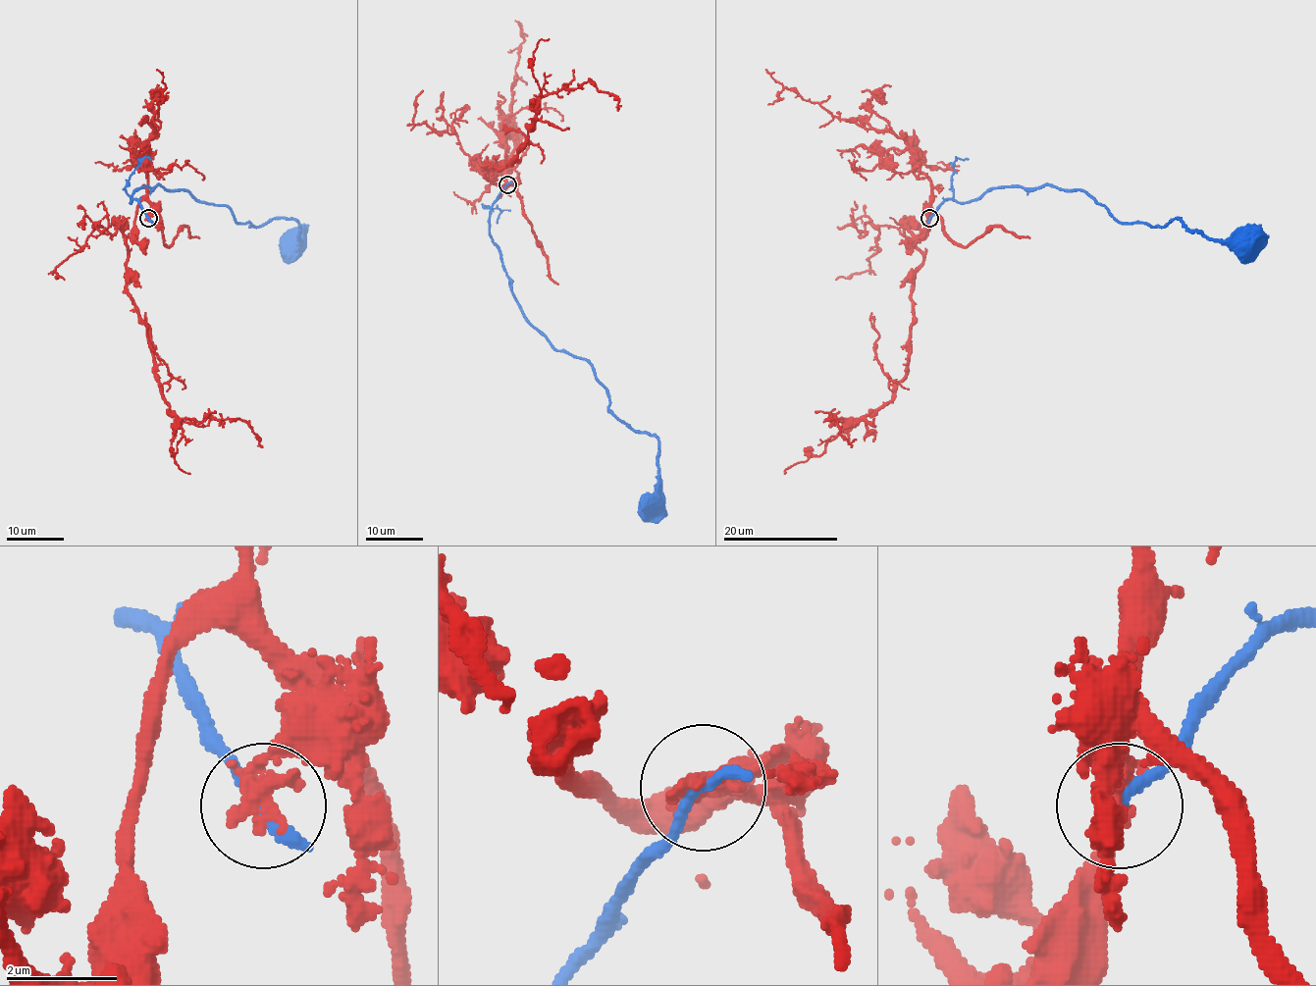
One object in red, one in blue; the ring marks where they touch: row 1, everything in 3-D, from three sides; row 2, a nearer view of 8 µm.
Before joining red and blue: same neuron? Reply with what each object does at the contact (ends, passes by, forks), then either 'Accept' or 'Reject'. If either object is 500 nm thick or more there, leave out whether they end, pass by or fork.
At the ring red ends. At the ring blue ends. Reject

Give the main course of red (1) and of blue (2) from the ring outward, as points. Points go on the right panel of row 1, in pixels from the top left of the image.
1: (929, 219), (930, 200), (915, 244), (923, 263), (911, 297), (908, 373), (868, 414), (827, 419), (856, 439)
2: (929, 219), (946, 200), (1054, 185), (1082, 189), (1123, 223), (1164, 227), (1180, 219), (1210, 238), (1246, 241)

